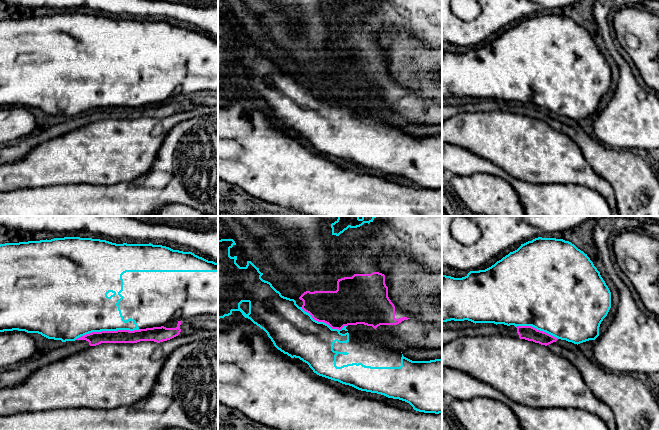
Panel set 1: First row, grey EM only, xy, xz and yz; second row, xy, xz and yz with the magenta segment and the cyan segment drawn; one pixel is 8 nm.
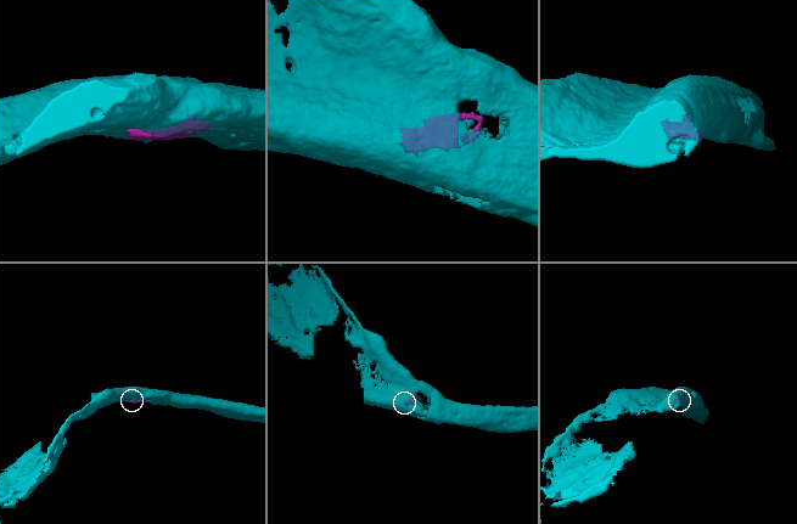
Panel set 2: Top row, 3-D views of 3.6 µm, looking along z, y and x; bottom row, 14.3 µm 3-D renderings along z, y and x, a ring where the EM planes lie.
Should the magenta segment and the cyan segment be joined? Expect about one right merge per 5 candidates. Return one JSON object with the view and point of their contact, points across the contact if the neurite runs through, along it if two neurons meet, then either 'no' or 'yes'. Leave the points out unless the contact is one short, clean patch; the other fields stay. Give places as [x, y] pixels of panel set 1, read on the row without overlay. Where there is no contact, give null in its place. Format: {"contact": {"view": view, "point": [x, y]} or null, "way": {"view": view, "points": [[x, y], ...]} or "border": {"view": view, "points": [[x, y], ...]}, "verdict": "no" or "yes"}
{"contact": {"view": "xy", "point": [107, 107]}, "verdict": "no"}

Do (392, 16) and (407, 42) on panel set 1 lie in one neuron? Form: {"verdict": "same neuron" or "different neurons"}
{"verdict": "different neurons"}

